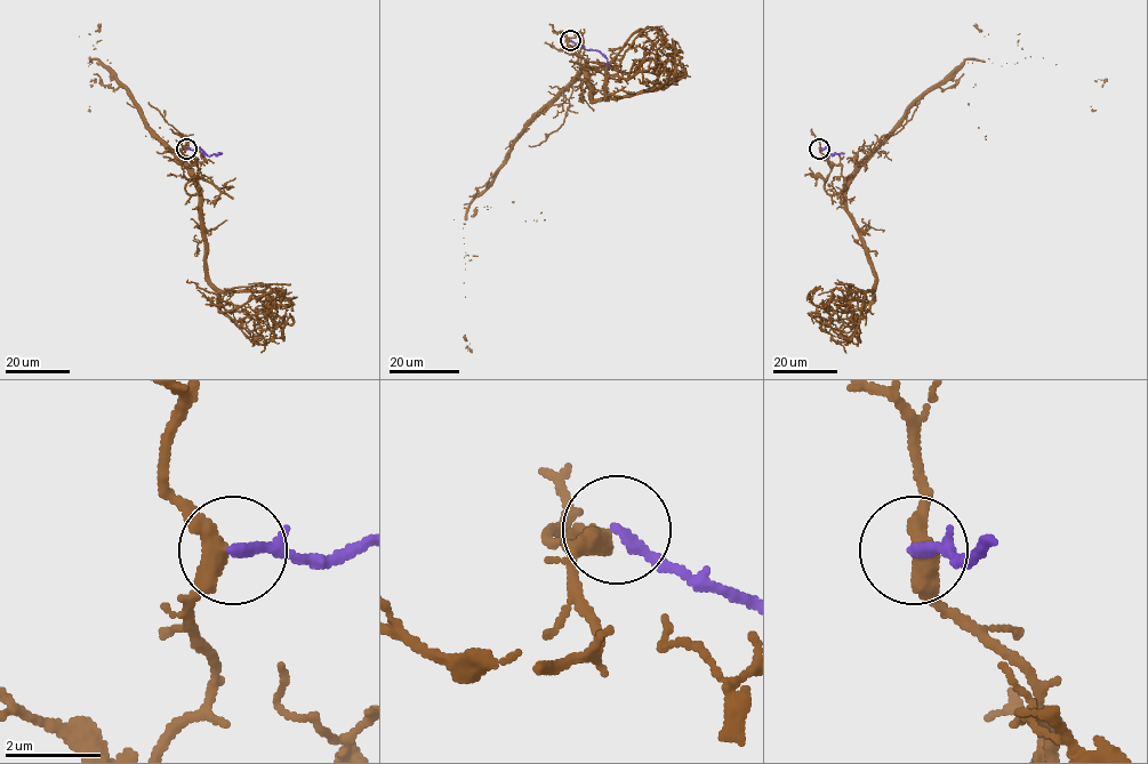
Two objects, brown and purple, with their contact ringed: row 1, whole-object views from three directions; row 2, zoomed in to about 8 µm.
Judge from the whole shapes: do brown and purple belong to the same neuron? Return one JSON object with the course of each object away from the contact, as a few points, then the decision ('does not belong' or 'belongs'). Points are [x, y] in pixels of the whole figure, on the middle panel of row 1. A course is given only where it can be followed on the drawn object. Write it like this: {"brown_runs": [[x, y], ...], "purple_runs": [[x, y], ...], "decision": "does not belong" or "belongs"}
{"brown_runs": [[569, 40], [564, 50], [571, 47], [584, 66], [470, 203], [463, 228], [470, 348], [465, 340]], "purple_runs": [[570, 40], [599, 50], [609, 66]], "decision": "does not belong"}

